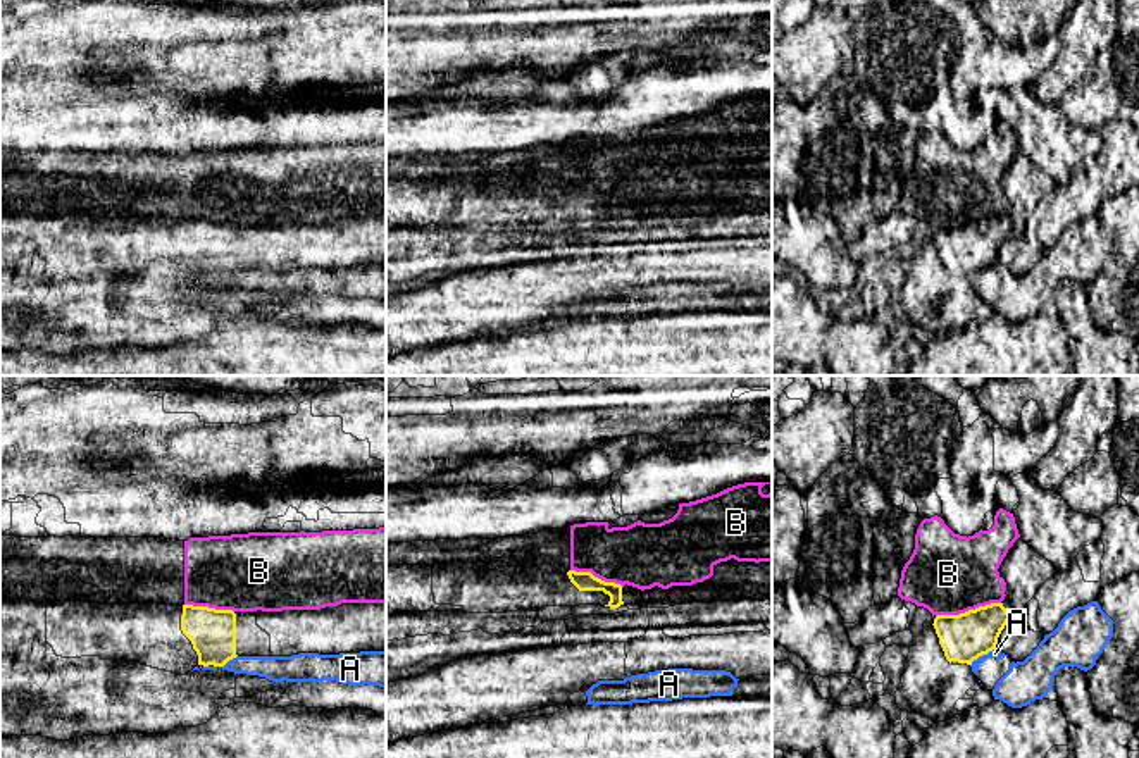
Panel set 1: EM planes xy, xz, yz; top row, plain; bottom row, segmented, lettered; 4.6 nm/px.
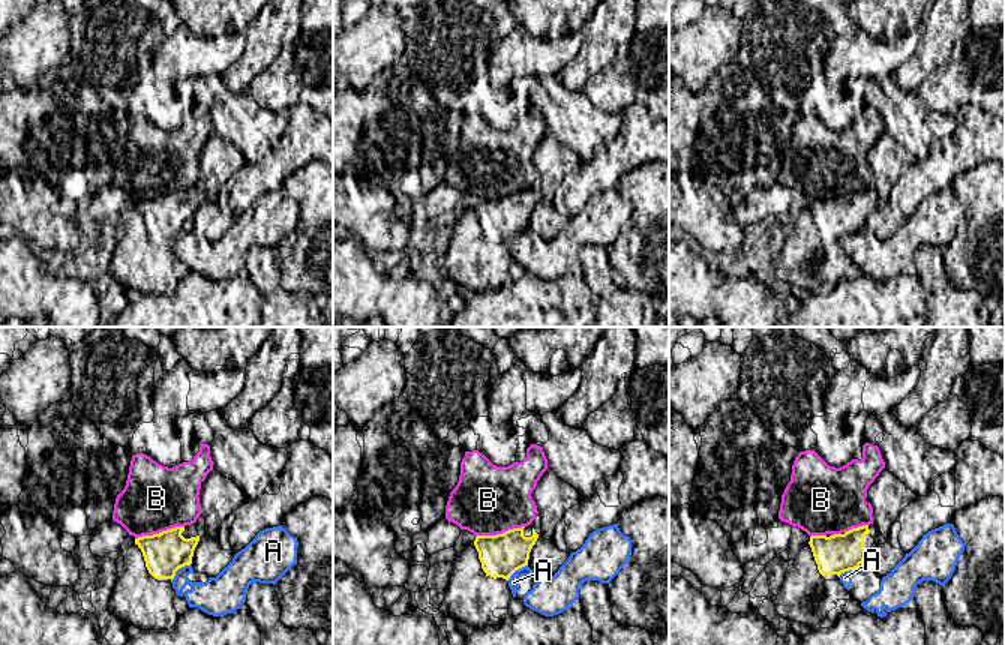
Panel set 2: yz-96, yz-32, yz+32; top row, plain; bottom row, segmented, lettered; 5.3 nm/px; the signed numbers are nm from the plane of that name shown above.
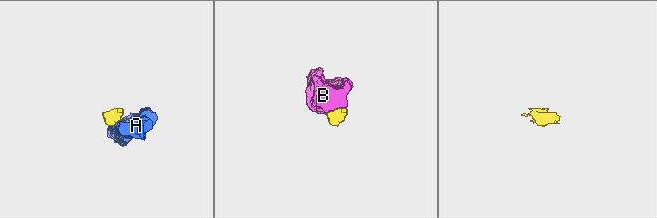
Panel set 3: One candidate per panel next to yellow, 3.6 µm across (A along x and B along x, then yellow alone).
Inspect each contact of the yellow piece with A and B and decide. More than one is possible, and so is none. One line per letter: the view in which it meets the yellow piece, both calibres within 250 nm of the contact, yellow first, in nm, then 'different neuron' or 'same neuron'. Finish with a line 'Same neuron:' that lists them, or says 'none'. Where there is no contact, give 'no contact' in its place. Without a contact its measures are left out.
A: contact in yz; calibres 220 and 50 nm; different neuron
B: contact in yz; calibres 220 and 380 nm; different neuron
Same neuron: none

